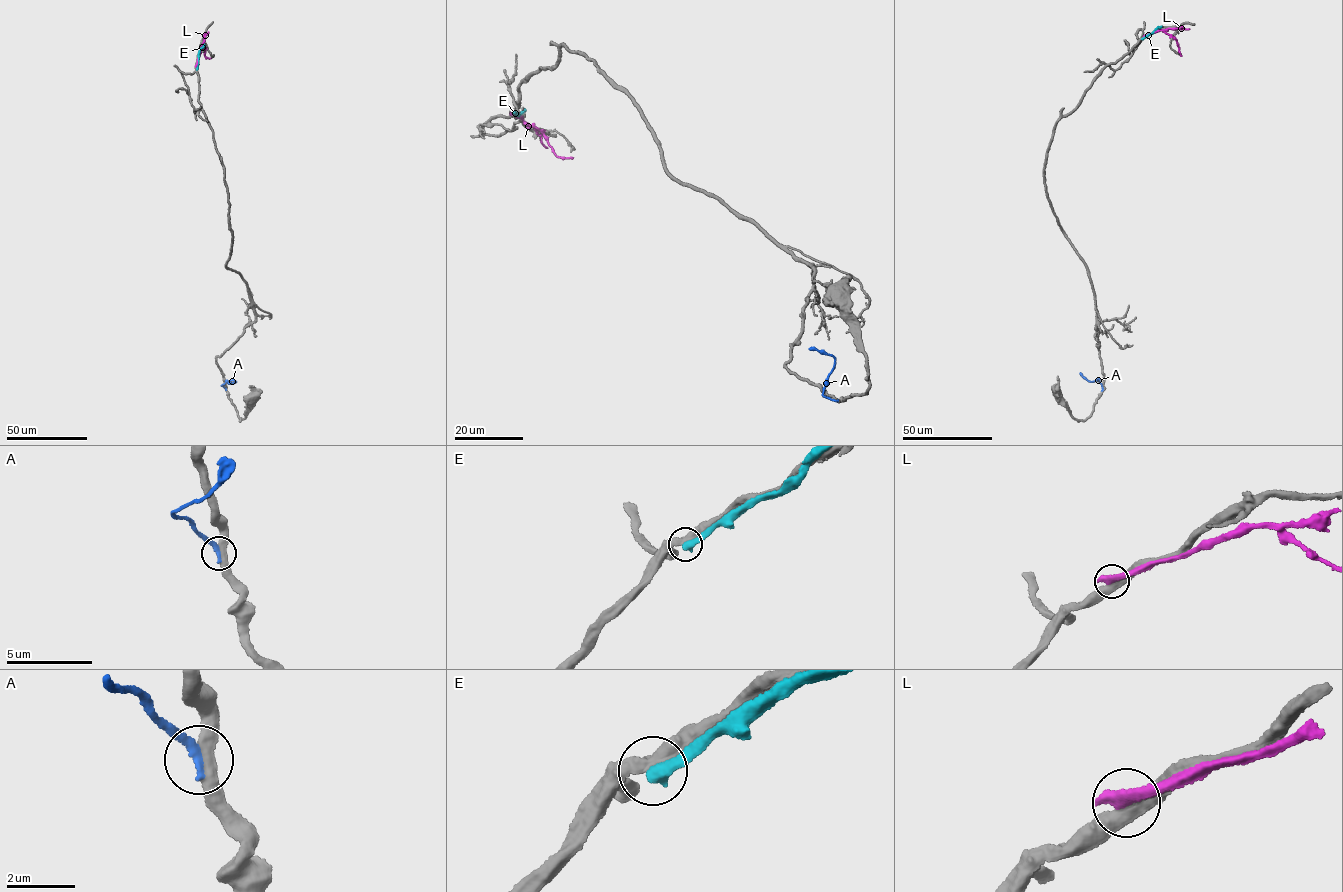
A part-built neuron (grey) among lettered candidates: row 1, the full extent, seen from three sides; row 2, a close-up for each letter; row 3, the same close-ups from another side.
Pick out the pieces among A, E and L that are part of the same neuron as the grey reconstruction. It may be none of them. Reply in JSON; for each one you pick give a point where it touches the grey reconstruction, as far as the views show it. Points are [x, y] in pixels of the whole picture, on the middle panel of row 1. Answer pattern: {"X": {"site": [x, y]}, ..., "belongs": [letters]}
{"belongs": []}

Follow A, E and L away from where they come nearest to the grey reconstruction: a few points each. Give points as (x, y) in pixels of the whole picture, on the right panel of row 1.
A: (1102, 390), (1099, 381), (1091, 382), (1080, 373)
E: (1142, 38), (1161, 26)
L: (1145, 36), (1160, 30), (1170, 34), (1177, 40), (1181, 56)

